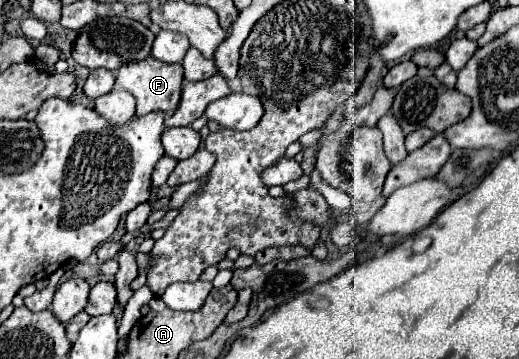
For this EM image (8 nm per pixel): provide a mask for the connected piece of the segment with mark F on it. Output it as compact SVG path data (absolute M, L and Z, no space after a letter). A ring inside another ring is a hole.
M152 56L136 64L126 64L124 68L118 68L116 76L116 84L136 98L136 116L146 116L150 112L164 112L166 116L172 116L180 104L182 80L182 64L164 64Z

